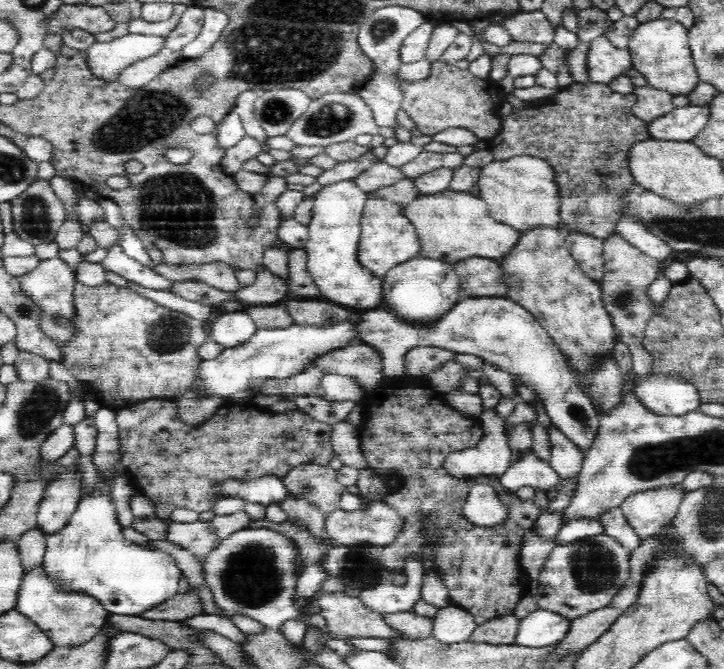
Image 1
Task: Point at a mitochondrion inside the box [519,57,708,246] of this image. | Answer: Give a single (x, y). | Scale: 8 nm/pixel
(603, 176)

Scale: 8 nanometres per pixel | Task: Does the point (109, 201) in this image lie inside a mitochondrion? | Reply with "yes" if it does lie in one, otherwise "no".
no

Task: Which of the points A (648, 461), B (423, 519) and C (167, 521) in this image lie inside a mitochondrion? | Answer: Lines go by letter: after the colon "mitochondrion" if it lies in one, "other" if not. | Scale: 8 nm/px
A: mitochondrion
B: mitochondrion
C: other

